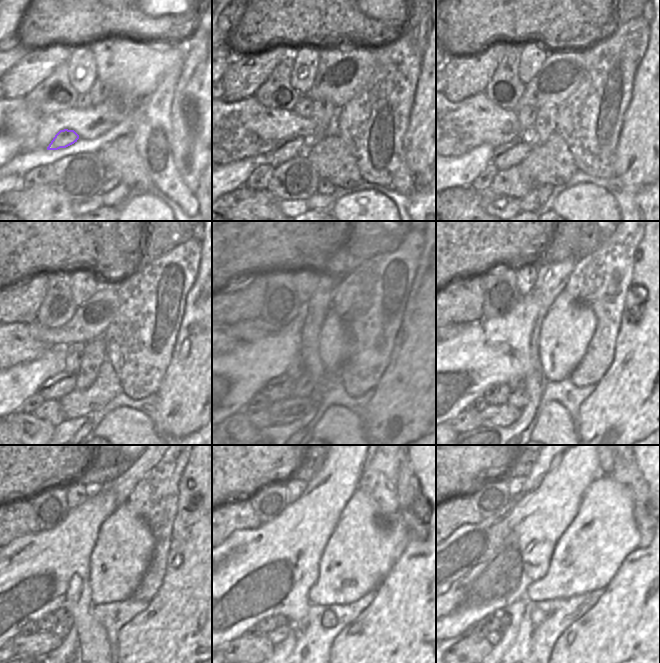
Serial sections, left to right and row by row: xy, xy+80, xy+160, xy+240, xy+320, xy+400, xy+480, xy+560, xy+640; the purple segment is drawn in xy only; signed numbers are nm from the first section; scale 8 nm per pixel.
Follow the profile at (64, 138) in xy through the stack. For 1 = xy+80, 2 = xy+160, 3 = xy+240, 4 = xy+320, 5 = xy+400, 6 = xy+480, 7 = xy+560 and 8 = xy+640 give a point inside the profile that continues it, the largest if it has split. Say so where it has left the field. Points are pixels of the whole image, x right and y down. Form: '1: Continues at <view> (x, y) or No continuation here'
1: Continues at xy+80 (292, 146)
2: Continues at xy+160 (512, 153)
3: Continues at xy+240 (63, 383)
4: Continues at xy+320 (281, 387)
5: Continues at xy+400 (497, 394)
6: Continues at xy+480 (48, 623)
7: Continues at xy+560 (267, 625)
8: Continues at xy+640 (492, 622).

